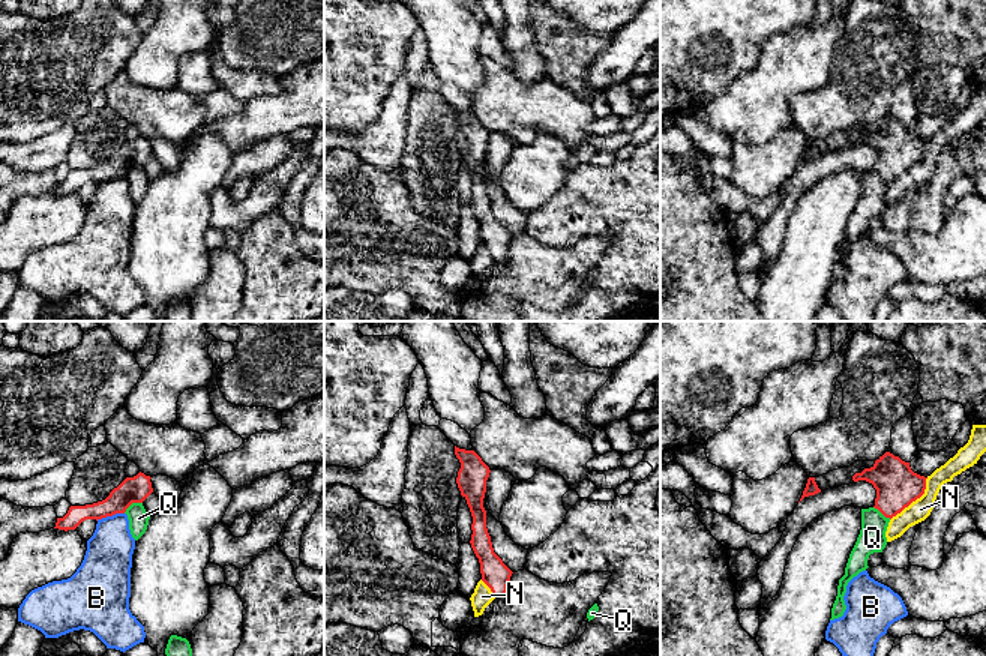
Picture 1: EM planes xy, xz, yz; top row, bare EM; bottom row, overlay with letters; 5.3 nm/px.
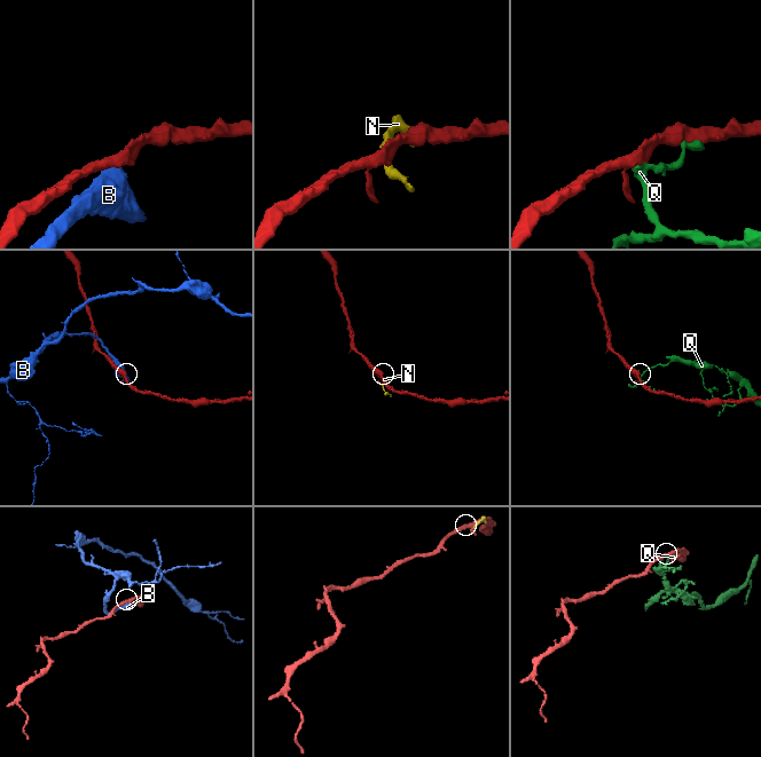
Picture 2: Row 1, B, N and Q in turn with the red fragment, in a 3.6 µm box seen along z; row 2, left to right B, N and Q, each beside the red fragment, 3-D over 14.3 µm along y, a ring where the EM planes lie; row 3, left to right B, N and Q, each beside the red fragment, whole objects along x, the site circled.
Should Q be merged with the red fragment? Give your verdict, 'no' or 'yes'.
no

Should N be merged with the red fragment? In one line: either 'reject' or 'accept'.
reject

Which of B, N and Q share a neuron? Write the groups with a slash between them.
B N / Q

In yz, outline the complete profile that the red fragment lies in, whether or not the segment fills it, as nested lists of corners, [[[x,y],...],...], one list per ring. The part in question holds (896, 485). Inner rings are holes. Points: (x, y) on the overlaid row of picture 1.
[[[890,452],[879,456],[870,468],[852,476],[854,482],[866,480],[873,485],[876,489],[873,507],[890,519],[924,494],[926,479],[914,473],[909,462]]]

